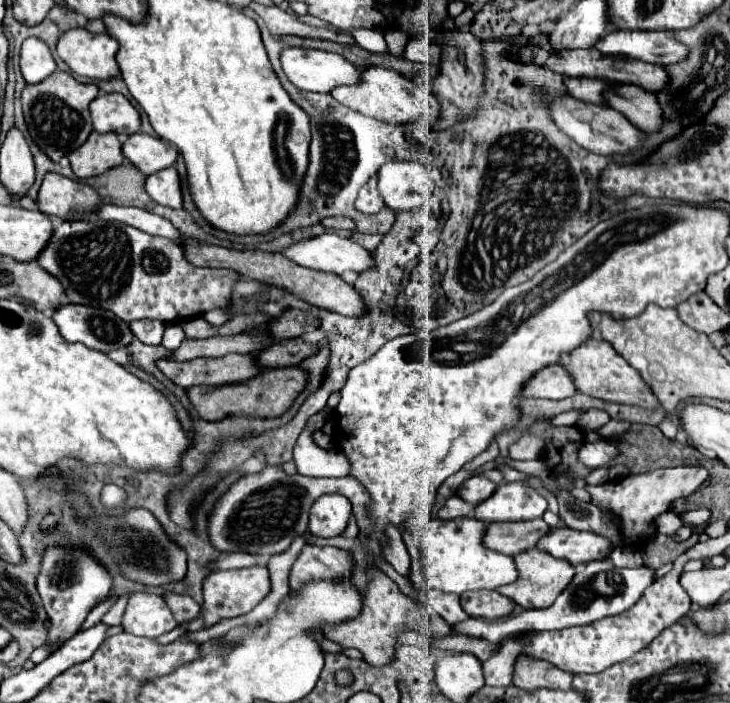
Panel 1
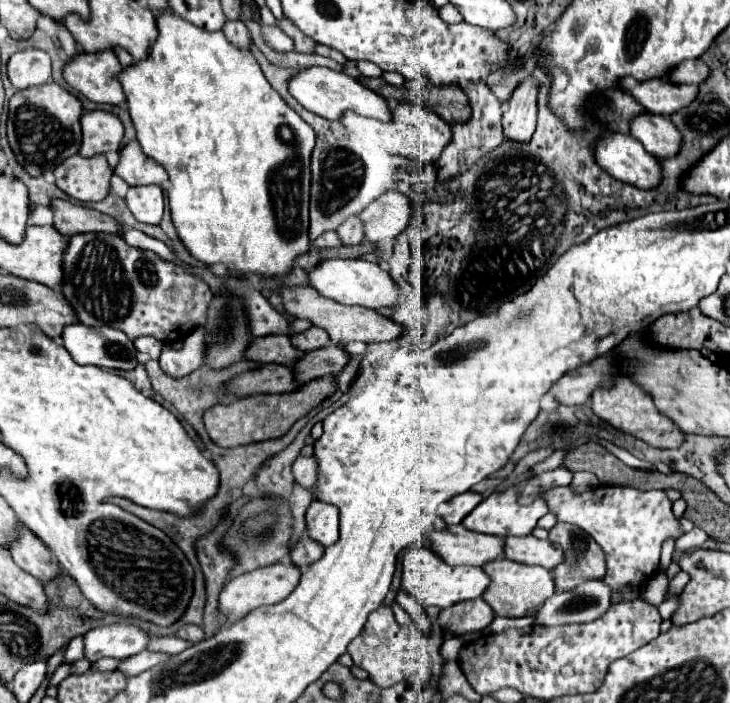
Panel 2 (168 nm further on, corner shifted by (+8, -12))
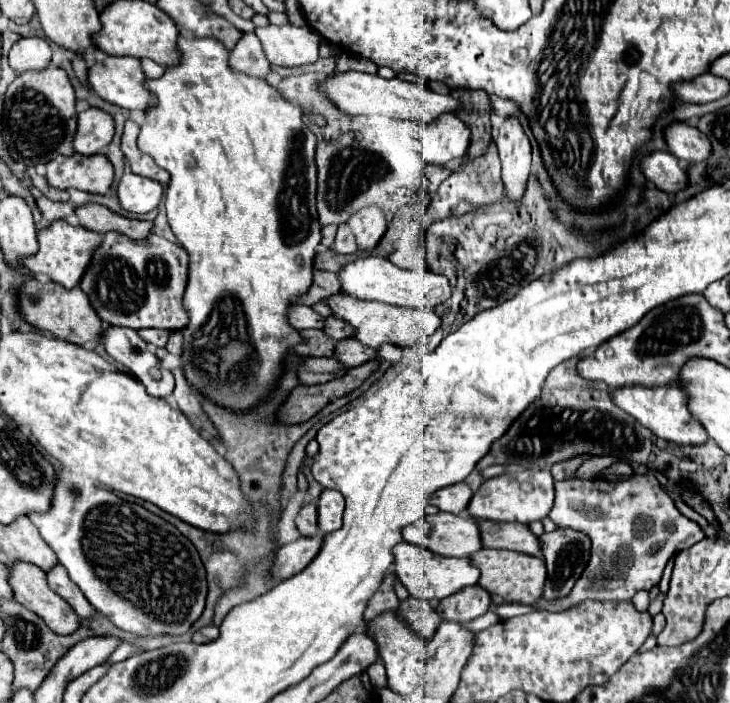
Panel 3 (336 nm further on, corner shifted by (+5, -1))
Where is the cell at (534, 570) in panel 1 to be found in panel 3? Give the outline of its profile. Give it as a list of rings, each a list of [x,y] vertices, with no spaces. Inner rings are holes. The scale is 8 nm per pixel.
[[[481,549],[479,553],[469,557],[479,571],[483,571],[483,577],[479,579],[479,585],[487,589],[493,597],[493,603],[521,603],[521,605],[533,605],[541,595],[547,579],[547,569],[543,565],[541,557],[517,553],[517,551],[497,551],[497,549]]]

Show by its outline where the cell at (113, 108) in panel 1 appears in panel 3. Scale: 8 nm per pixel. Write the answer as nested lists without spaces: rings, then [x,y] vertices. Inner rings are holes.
[[[89,107],[87,111],[79,113],[79,125],[75,133],[73,147],[81,155],[95,155],[101,153],[115,135],[115,121],[113,117],[97,107]]]

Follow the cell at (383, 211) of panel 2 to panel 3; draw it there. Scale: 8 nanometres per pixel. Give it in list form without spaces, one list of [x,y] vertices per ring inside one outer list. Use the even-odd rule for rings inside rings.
[[[369,205],[369,207],[359,209],[347,221],[347,225],[351,225],[351,229],[357,237],[359,249],[373,249],[375,243],[379,243],[379,239],[383,237],[385,229],[387,229],[387,219],[379,205]]]

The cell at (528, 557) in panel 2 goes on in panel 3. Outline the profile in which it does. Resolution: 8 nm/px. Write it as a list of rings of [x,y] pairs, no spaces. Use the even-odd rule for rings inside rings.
[[[479,521],[479,527],[483,533],[485,547],[511,549],[527,555],[541,555],[539,539],[533,535],[527,524]]]

